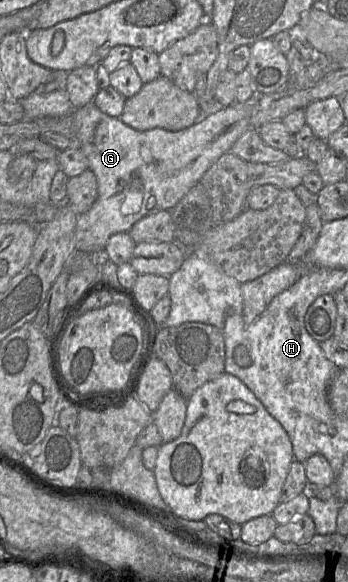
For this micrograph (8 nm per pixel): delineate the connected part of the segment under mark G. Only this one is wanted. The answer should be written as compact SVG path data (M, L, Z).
M93 103L73 111L75 145L86 155L97 179L98 196L92 207L78 216L76 251L102 254L109 238L128 232L141 218L170 211L209 167L251 127L252 105L237 103L217 108L194 125L180 131L154 128L135 130L120 118L103 113Z

